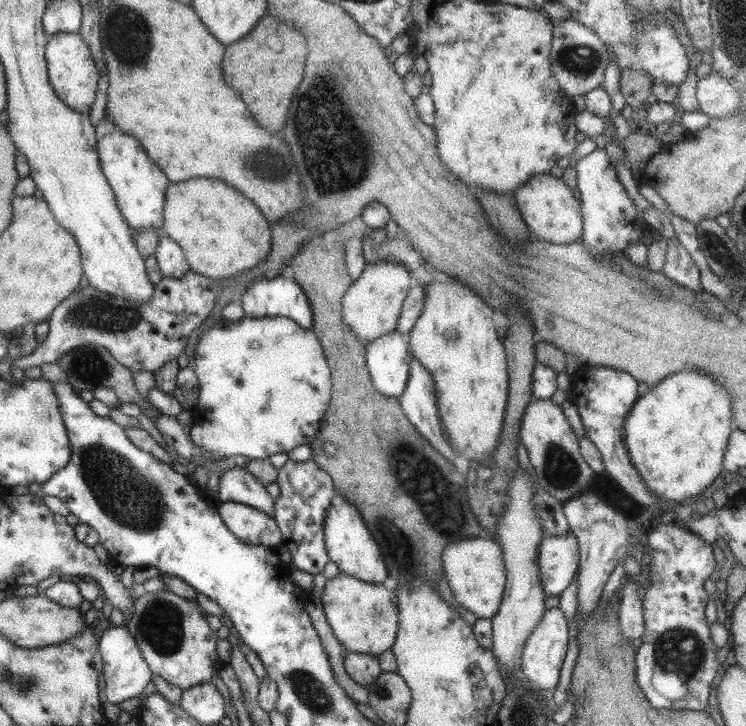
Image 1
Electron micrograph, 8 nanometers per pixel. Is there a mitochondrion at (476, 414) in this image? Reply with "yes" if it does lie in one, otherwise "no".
no

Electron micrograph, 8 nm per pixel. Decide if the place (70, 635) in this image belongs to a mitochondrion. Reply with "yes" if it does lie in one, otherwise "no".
no

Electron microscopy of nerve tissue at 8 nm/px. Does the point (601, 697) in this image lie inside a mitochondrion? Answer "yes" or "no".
no

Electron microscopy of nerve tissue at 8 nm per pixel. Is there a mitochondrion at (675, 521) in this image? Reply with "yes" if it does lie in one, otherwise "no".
no

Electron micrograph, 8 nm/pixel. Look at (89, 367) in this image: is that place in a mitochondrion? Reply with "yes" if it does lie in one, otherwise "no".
yes

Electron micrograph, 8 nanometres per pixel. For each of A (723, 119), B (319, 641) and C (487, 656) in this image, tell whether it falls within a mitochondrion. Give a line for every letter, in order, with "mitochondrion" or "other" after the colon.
A: other
B: other
C: other

